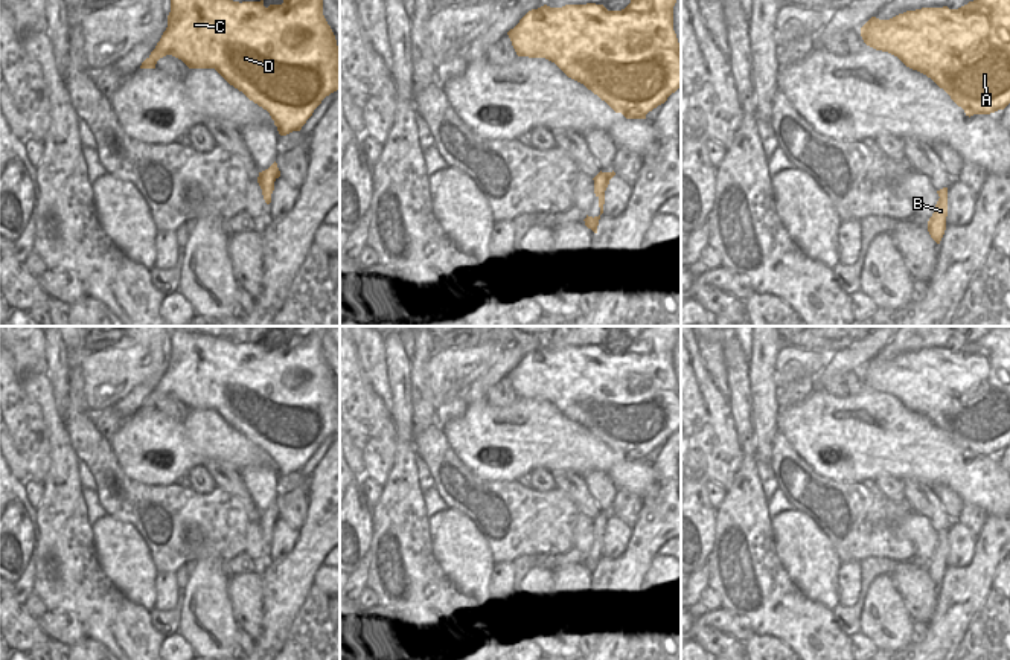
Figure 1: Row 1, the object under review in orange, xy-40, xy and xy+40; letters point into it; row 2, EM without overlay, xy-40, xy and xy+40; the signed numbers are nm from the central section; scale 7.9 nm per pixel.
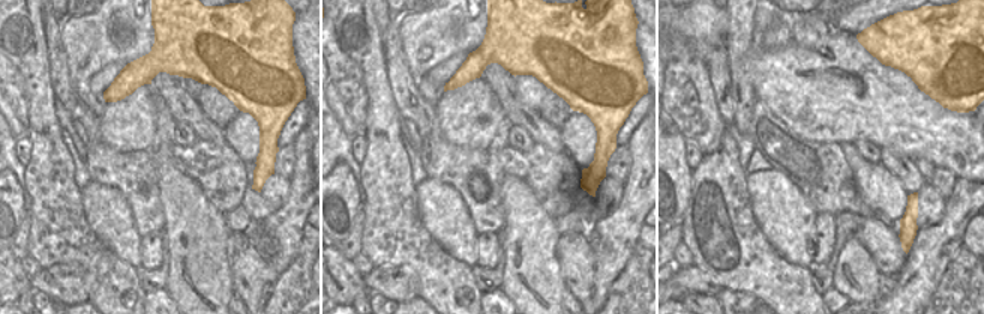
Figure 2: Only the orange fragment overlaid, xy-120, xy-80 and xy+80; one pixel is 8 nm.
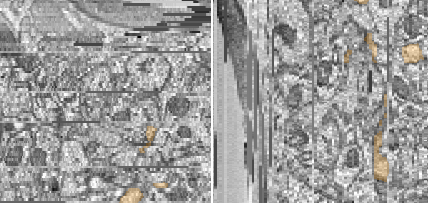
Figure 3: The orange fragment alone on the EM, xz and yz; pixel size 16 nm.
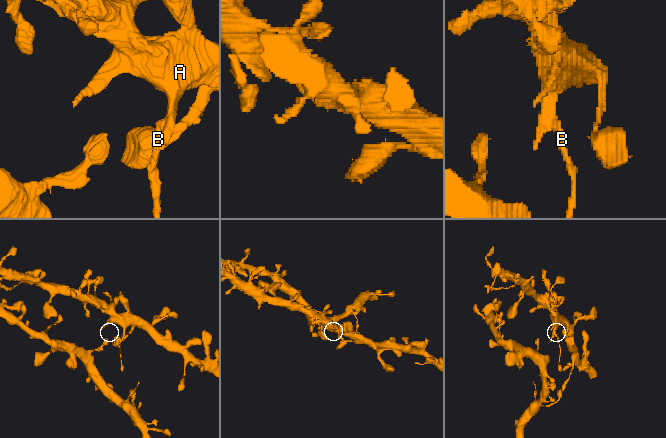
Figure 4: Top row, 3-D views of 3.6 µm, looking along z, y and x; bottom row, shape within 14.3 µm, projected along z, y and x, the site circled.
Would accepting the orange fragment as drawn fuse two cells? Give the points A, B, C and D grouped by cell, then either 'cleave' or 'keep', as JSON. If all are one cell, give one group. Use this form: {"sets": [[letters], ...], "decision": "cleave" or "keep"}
{"sets": [["A", "C", "D"], ["B"]], "decision": "cleave"}

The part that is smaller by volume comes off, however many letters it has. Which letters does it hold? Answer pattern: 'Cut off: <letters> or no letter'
Cut off: B.

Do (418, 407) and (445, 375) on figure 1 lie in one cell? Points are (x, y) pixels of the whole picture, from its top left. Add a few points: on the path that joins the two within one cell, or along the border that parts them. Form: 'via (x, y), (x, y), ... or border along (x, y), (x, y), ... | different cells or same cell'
border along (433, 354), (428, 362), (428, 386), (436, 409) | different cells

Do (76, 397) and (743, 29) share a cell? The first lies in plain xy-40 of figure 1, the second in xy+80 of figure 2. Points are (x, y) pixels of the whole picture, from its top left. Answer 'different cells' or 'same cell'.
same cell

